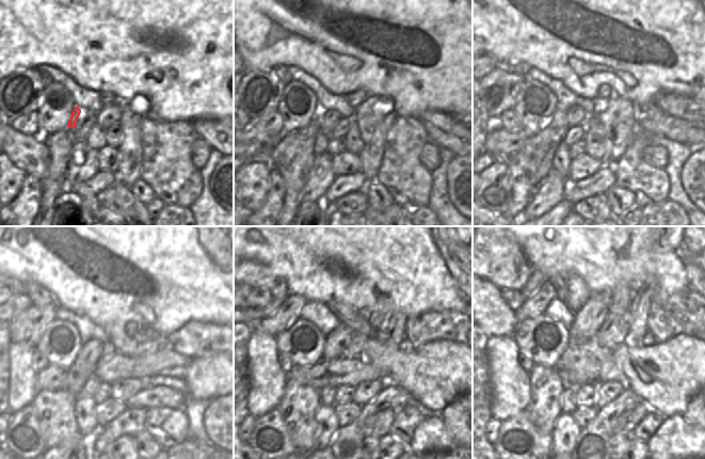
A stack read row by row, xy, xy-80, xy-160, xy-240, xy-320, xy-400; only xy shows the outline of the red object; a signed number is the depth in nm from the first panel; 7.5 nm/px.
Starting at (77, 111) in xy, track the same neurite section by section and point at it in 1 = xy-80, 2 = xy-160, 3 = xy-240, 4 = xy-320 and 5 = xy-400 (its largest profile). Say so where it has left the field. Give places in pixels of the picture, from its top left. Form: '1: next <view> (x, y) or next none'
1: next xy-80 (321, 142)
2: next xy-160 (561, 161)
3: next xy-240 (84, 405)
4: next xy-320 (326, 421)
5: next xy-400 (566, 430)

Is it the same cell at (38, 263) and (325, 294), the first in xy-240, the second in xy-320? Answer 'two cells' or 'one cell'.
one cell

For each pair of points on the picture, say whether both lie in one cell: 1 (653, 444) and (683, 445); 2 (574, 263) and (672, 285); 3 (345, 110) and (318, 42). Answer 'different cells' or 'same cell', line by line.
1: same cell
2: same cell
3: different cells

